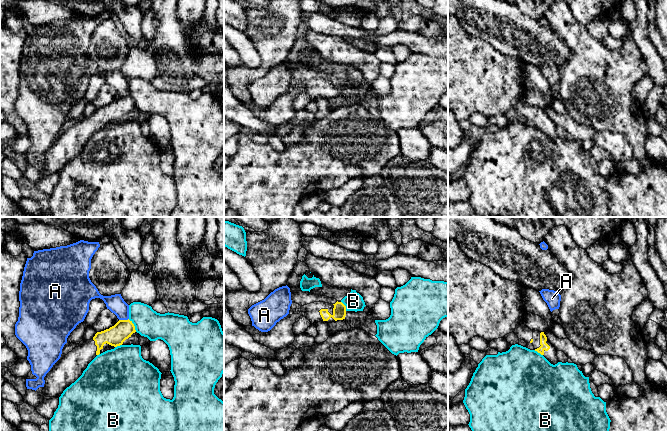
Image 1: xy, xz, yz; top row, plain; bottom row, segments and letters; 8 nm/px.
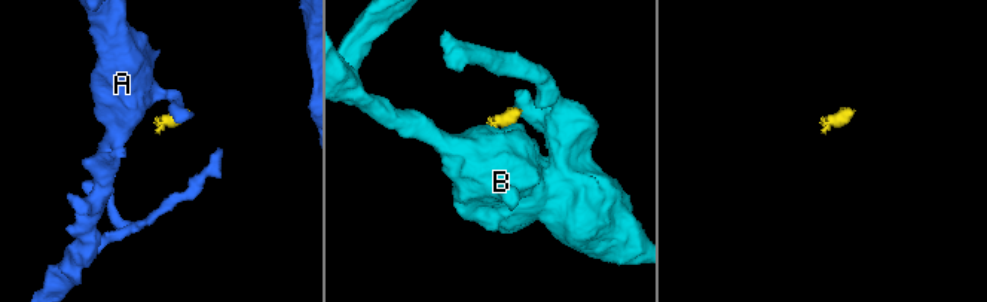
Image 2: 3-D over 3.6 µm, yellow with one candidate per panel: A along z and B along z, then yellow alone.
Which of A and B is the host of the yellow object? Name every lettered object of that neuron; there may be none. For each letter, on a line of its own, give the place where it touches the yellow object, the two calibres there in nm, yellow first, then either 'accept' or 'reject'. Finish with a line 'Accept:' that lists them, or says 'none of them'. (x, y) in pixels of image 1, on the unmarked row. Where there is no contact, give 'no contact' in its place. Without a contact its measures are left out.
A: meets yellow in xy at (123, 96); 160 nm thick on the yellow side, 140 nm on the other; reject
B: meets yellow in xy at (133, 101); 160 nm thick on the yellow side, 220 nm on the other; reject
Accept: none of them

